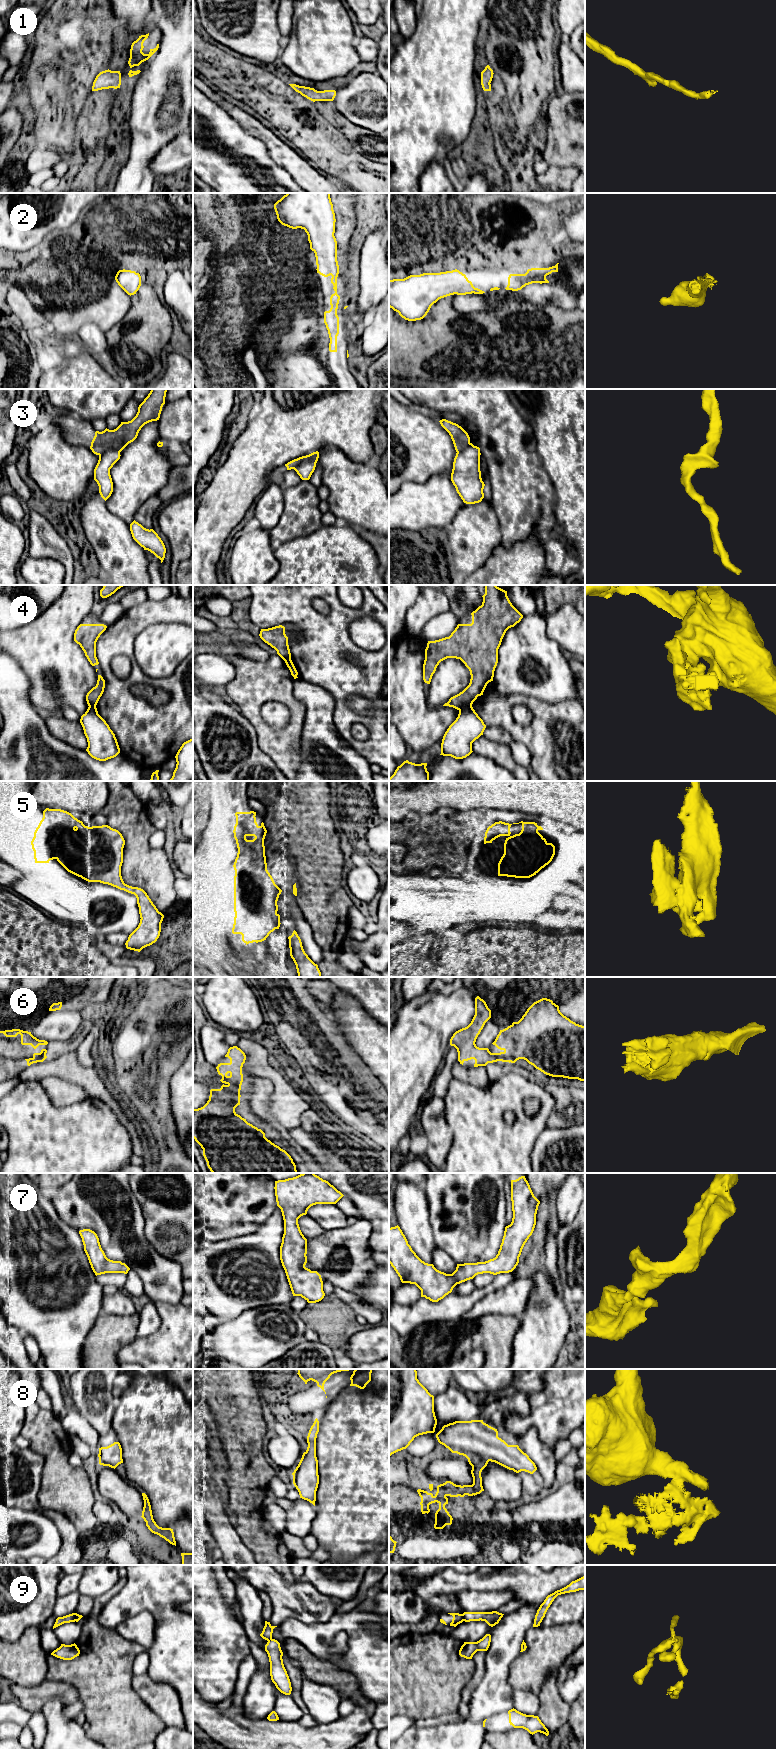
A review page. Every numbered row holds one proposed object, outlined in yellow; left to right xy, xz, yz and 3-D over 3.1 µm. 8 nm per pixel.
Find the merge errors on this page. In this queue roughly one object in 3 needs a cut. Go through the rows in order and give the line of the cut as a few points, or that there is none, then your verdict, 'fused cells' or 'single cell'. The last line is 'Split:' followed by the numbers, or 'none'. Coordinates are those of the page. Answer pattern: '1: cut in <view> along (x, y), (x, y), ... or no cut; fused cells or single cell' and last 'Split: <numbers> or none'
1: no cut; single cell
2: no cut; single cell
3: cut in xz along (315, 463), (303, 459), (293, 468); fused cells
4: cut in yz along (471, 704), (465, 705), (459, 710); fused cells
5: no cut; single cell
6: cut in xy along (45, 1055), (33, 1058); fused cells
7: no cut; single cell
8: no cut; single cell
9: cut in yz along (462, 1614), (464, 1620); fused cells
Split: 3, 4, 6, 9

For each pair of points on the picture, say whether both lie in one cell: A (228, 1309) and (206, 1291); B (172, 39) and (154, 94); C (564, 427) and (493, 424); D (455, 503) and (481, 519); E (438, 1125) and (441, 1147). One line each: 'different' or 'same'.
A: same
B: same
C: different
D: different
E: same

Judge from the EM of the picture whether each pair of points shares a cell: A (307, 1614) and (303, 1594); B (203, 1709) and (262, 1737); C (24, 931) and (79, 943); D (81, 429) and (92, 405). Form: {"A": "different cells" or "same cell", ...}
{"A": "same cell", "B": "same cell", "C": "same cell", "D": "different cells"}

